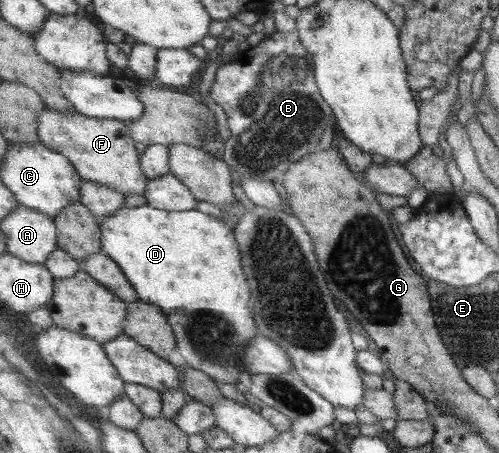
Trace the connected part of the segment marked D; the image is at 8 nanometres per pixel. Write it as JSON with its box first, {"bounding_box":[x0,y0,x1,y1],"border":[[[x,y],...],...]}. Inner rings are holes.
{"bounding_box":[101,202,258,385],"border":[[[145,202],[137,207],[122,207],[101,220],[101,231],[103,252],[128,277],[139,300],[159,306],[166,315],[176,333],[177,346],[185,363],[203,370],[220,385],[248,383],[251,375],[245,372],[241,364],[241,352],[258,334],[250,310],[250,286],[242,268],[241,248],[230,225],[196,209],[170,212],[151,207]]]}

